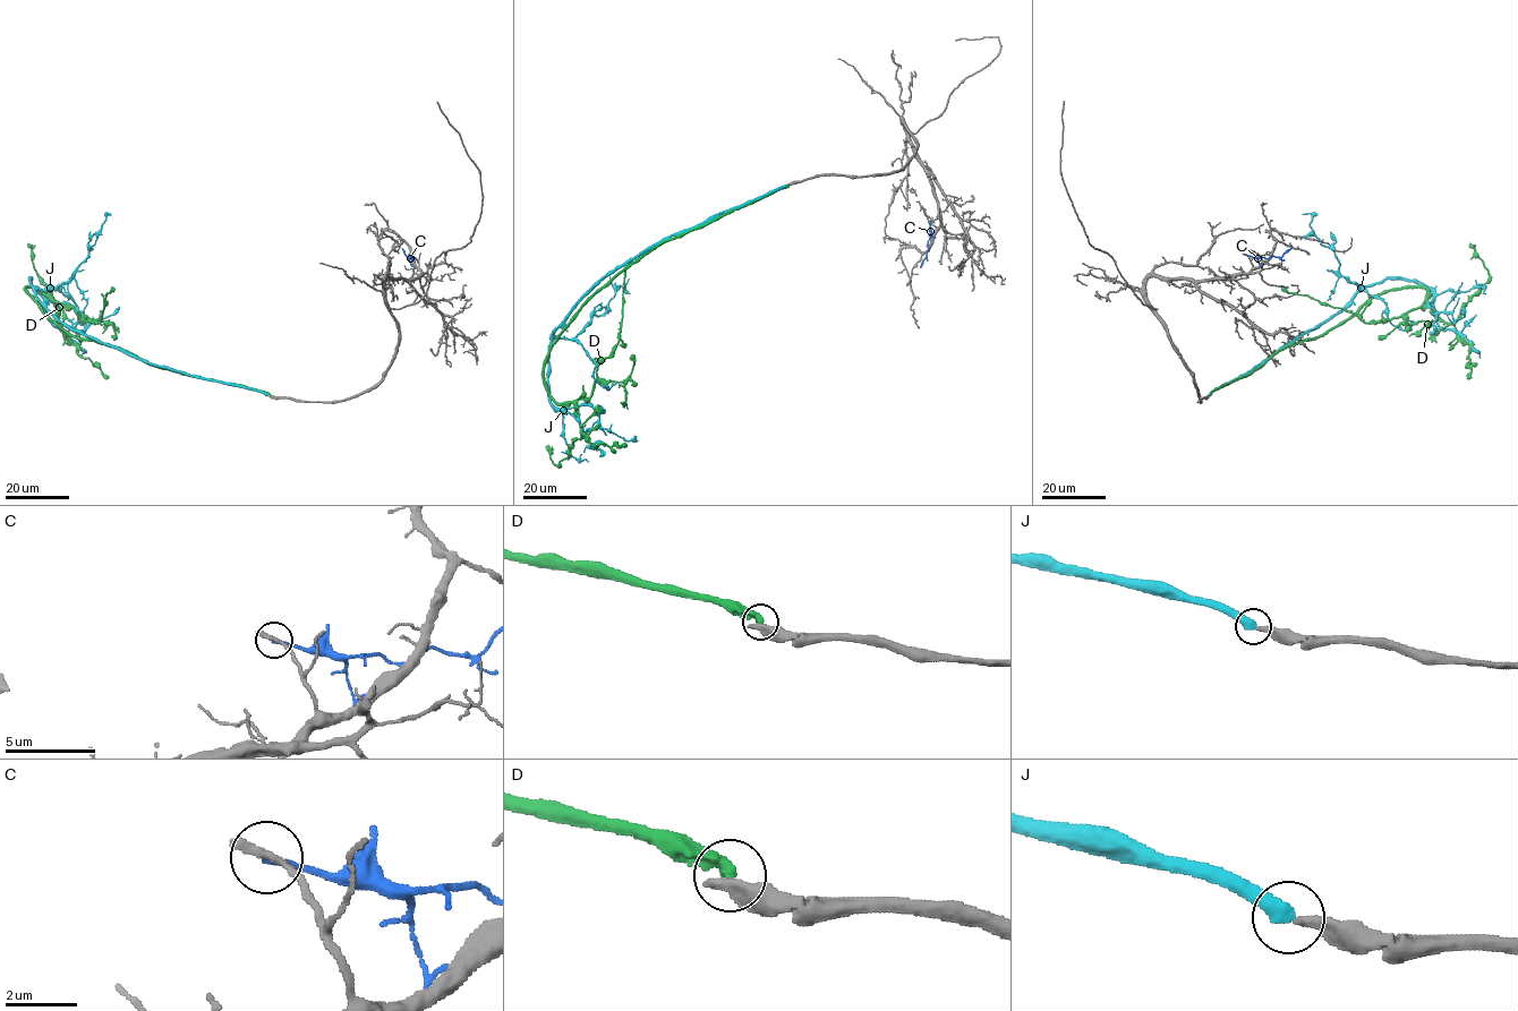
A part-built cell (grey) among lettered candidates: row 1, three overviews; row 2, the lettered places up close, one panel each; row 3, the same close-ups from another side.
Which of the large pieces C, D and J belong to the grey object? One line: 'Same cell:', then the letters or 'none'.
Same cell: J

